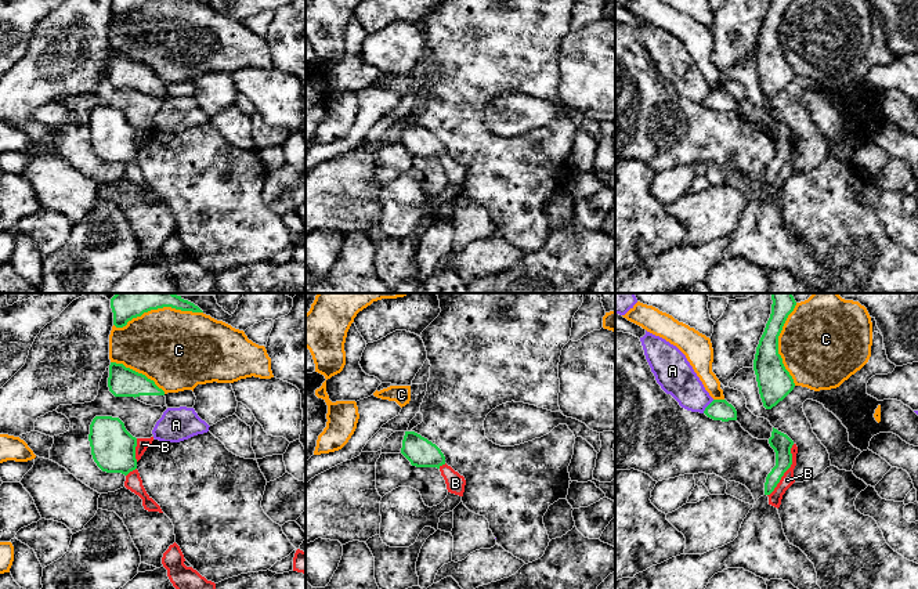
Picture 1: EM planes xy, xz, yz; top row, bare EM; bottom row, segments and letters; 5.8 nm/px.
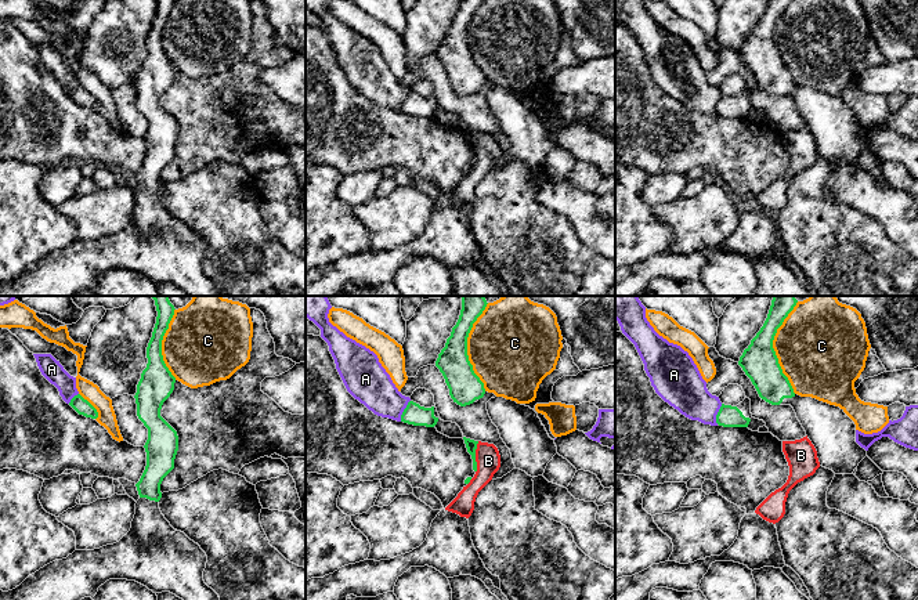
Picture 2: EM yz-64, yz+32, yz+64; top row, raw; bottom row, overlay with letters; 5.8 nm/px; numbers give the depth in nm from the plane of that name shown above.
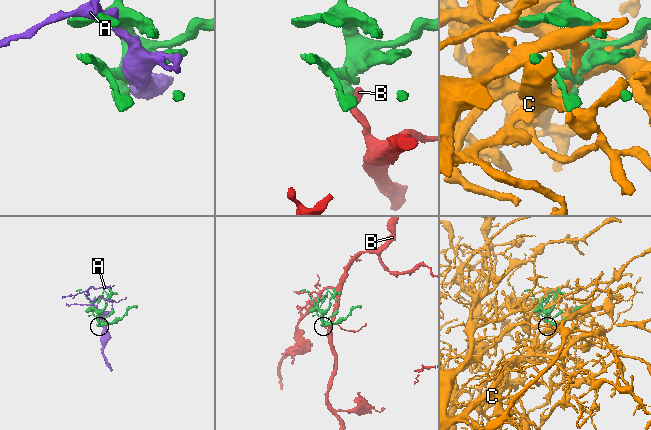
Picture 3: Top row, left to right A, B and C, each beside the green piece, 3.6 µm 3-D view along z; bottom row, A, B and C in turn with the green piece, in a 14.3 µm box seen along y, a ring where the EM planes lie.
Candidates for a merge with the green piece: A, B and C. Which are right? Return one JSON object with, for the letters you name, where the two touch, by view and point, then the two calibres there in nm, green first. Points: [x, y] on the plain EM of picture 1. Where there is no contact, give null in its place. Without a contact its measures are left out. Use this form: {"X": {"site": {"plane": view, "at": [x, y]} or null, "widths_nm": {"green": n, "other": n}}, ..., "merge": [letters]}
{"merge": []}

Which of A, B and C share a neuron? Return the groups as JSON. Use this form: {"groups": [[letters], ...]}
{"groups": [["A"], ["B"], ["C"]]}

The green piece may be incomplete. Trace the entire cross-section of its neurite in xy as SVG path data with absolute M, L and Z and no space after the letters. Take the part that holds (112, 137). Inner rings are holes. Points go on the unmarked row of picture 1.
M95 106L90 115L88 131L93 149L102 162L127 166L137 159L137 129L119 108Z

